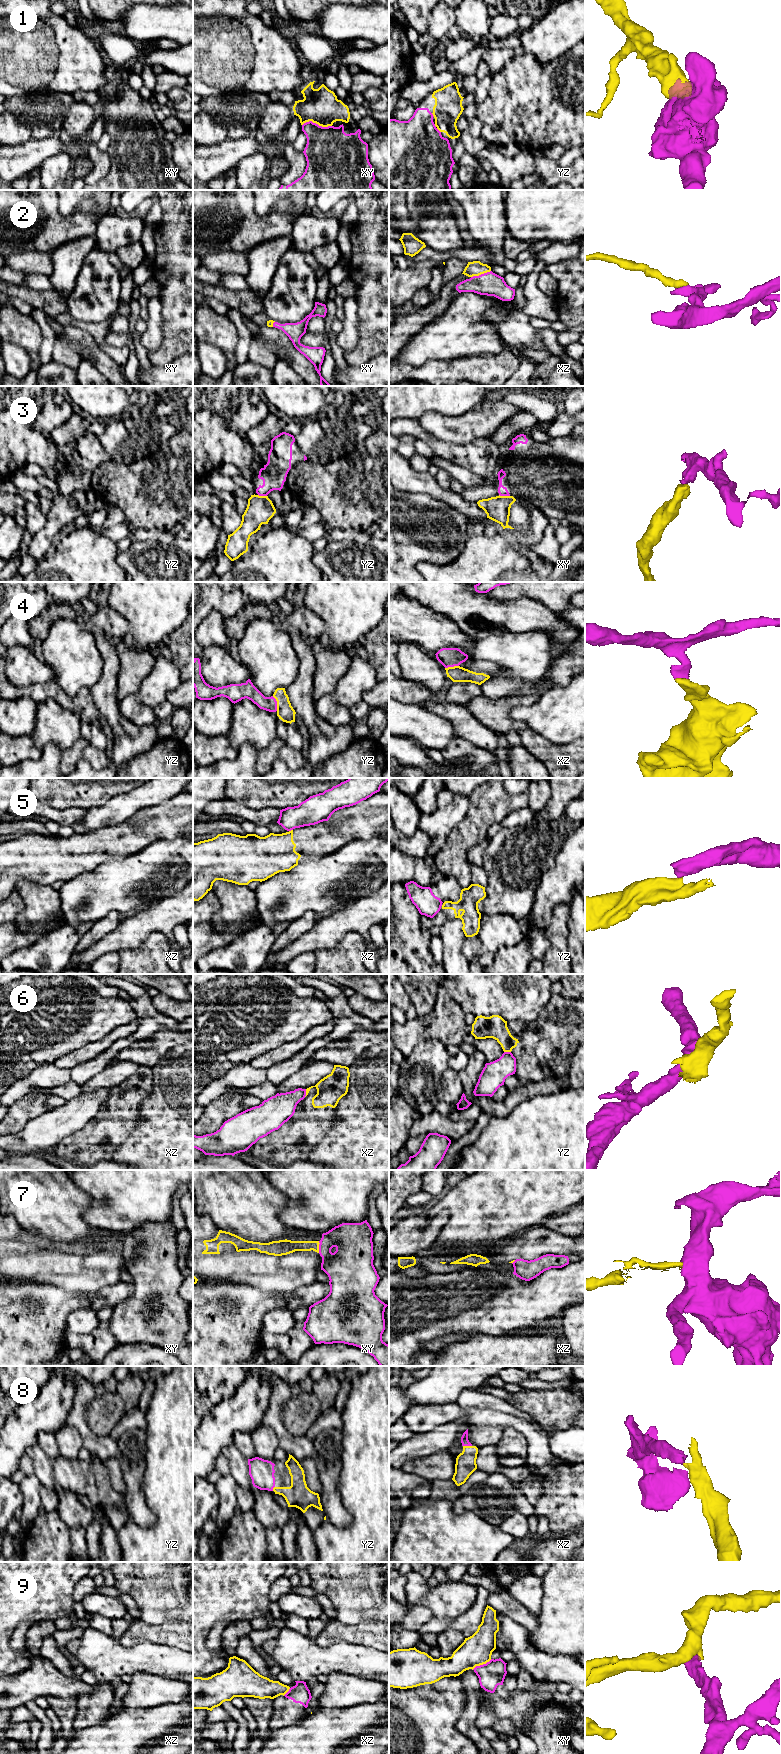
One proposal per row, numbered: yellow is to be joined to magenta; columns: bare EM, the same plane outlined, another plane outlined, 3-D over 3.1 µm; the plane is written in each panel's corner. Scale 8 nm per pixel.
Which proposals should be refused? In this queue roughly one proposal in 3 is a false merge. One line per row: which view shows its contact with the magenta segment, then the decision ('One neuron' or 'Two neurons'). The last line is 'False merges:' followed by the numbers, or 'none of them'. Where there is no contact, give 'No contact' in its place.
1: Touches magenta in xy. One neuron
2: Touches magenta in xz. One neuron
3: Touches magenta in xy. Two neurons
4: Touches magenta in yz. One neuron
5: Touches magenta in xz. Two neurons
6: Touches magenta in xz. Two neurons
7: Touches magenta in xy. Two neurons
8: Touches magenta in xz. One neuron
9: Touches magenta in xy. Two neurons
False merges: 3, 5, 6, 7, 9

